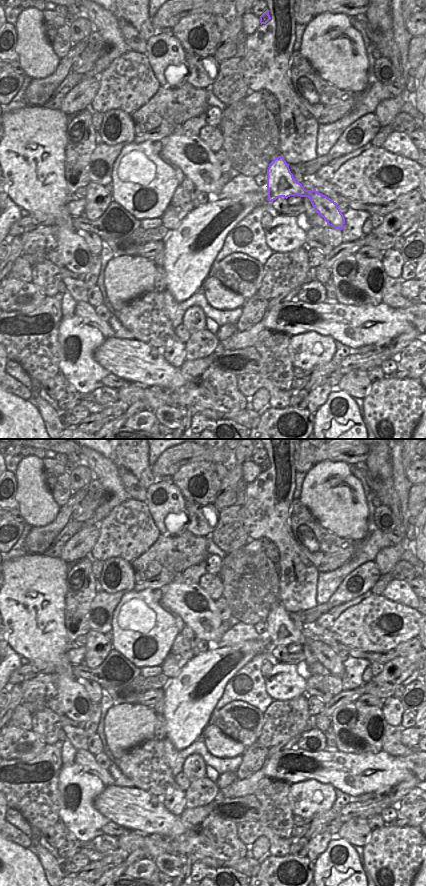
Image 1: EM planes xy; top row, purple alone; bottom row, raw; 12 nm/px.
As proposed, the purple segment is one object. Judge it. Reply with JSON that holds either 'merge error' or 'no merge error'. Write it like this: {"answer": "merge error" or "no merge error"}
{"answer": "no merge error"}

